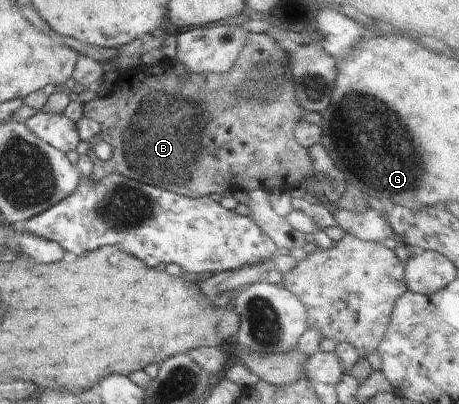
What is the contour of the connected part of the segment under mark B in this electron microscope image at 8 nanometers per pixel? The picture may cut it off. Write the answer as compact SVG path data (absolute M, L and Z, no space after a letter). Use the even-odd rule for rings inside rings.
M249 33L238 60L224 74L190 72L178 76L168 60L157 67L140 64L120 69L109 94L82 106L84 116L95 119L102 126L102 132L87 142L92 147L87 154L94 163L91 181L100 182L108 174L121 174L183 197L200 197L200 194L213 192L222 195L218 202L231 211L238 204L248 205L250 192L254 190L293 192L314 172L308 149L300 146L292 134L292 128L302 118L304 110L296 102L300 82L294 80L294 76L300 76L300 66L288 74L288 64L288 54L271 36ZM100 142L112 146L109 161L101 160L95 154L93 147Z

